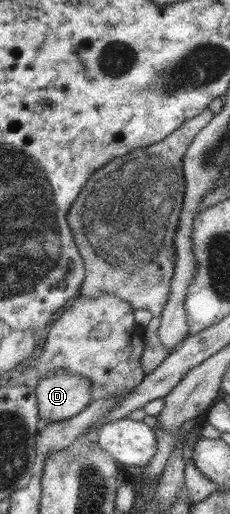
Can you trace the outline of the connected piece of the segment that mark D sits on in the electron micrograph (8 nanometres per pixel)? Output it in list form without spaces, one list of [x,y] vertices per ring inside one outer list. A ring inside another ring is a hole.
[[[57,369],[37,381],[35,396],[39,418],[52,422],[67,420],[91,402],[91,381],[84,376]]]

